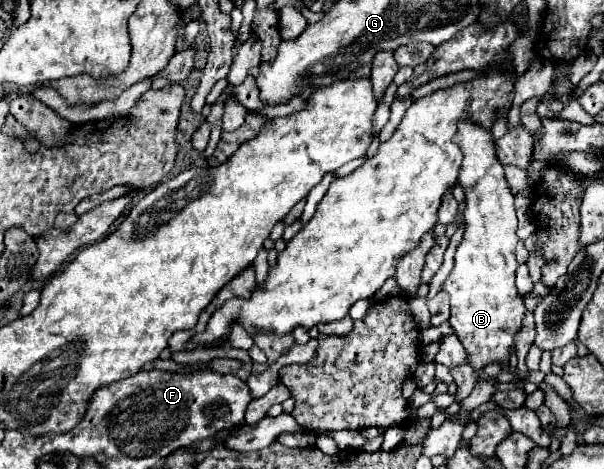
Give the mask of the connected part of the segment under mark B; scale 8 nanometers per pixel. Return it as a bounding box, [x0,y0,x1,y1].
[443,121,525,379]

